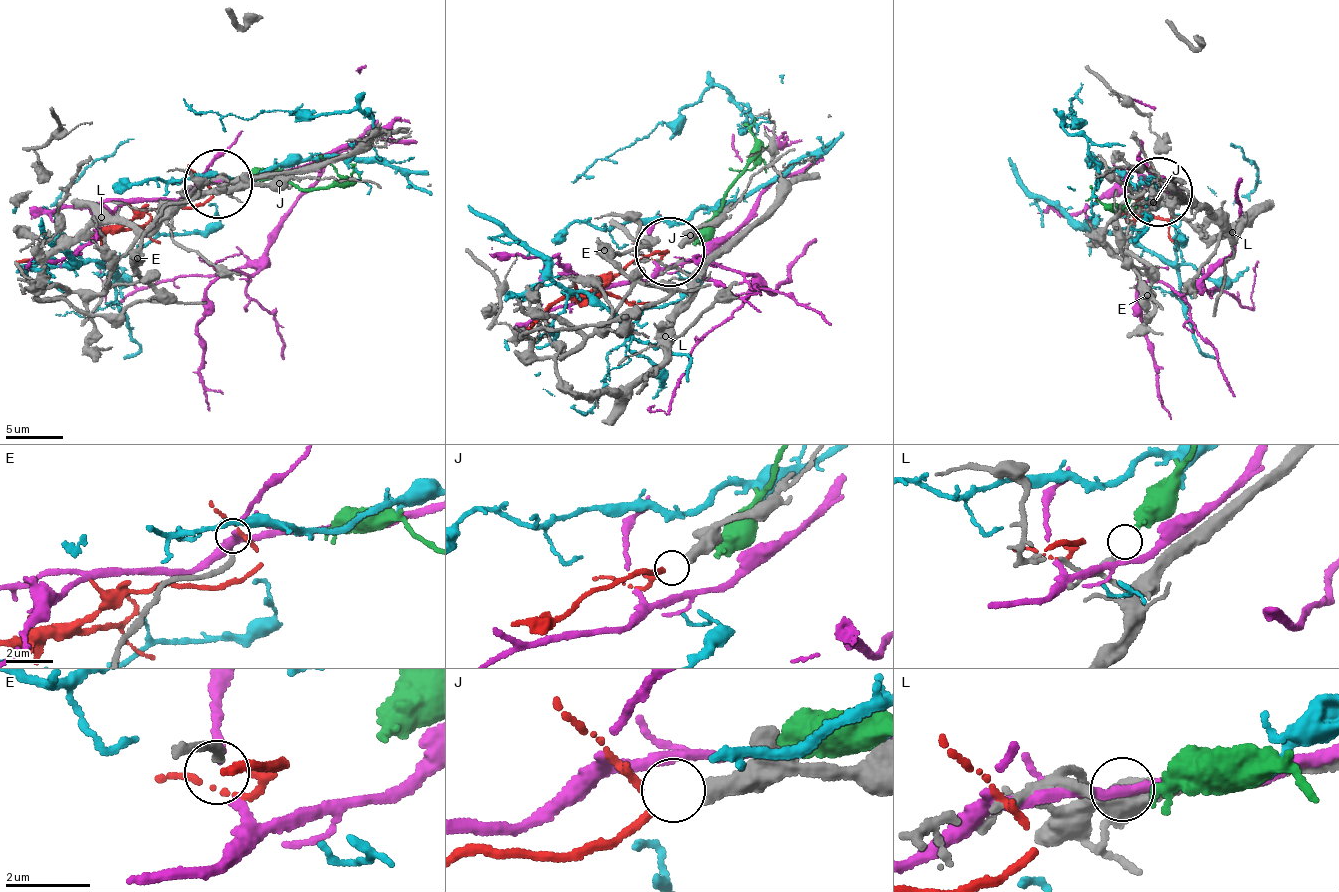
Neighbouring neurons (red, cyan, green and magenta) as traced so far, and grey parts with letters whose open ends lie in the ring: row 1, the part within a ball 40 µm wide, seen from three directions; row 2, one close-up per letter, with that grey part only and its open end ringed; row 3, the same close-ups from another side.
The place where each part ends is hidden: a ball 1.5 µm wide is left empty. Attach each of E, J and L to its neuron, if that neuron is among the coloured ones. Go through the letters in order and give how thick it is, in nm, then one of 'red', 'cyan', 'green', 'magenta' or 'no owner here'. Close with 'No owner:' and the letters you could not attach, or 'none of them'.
E: 200 nm thick; no owner here
J: 400 nm thick; red
L: 200 nm thick; green
No owner: E

